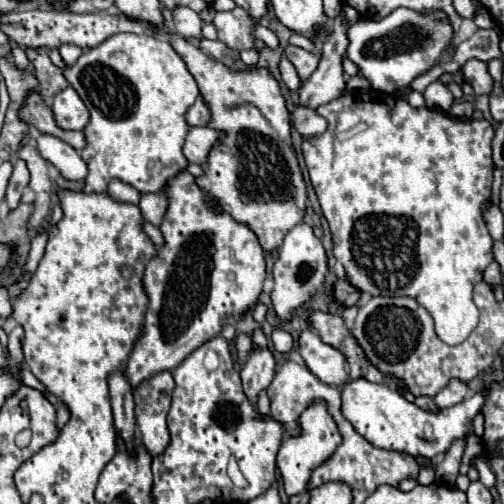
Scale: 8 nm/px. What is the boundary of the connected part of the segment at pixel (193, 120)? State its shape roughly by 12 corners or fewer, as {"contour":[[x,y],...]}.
{"contour":[[201,97],[187,109],[189,125],[207,125],[209,111]]}

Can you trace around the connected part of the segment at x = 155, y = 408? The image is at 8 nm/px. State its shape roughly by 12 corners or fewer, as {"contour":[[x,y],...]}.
{"contour":[[169,371],[135,391],[135,421],[149,455],[169,443],[167,407],[175,383]]}

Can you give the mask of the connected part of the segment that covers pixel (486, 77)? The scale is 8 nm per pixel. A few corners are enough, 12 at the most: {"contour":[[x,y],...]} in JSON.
{"contour":[[469,59],[463,69],[463,81],[475,95],[491,93],[493,79],[487,65]]}

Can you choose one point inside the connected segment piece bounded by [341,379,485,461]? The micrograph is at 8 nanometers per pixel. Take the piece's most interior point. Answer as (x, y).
(387, 420)

